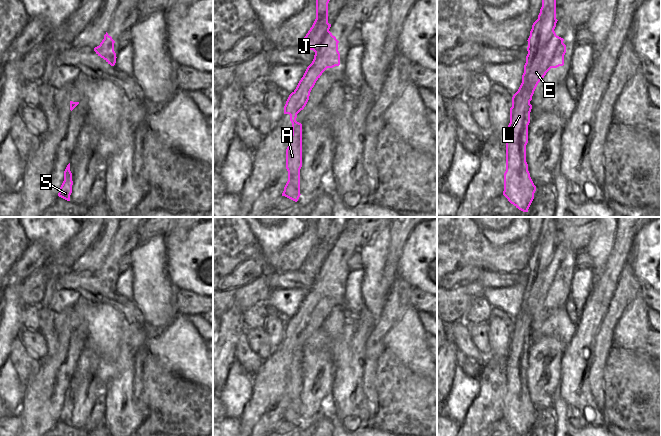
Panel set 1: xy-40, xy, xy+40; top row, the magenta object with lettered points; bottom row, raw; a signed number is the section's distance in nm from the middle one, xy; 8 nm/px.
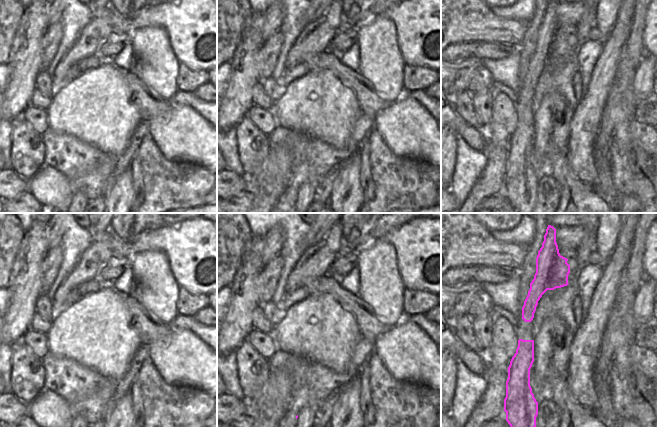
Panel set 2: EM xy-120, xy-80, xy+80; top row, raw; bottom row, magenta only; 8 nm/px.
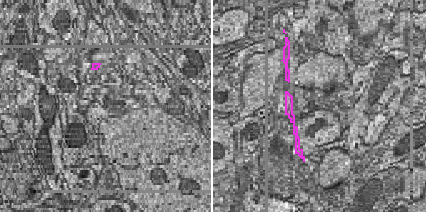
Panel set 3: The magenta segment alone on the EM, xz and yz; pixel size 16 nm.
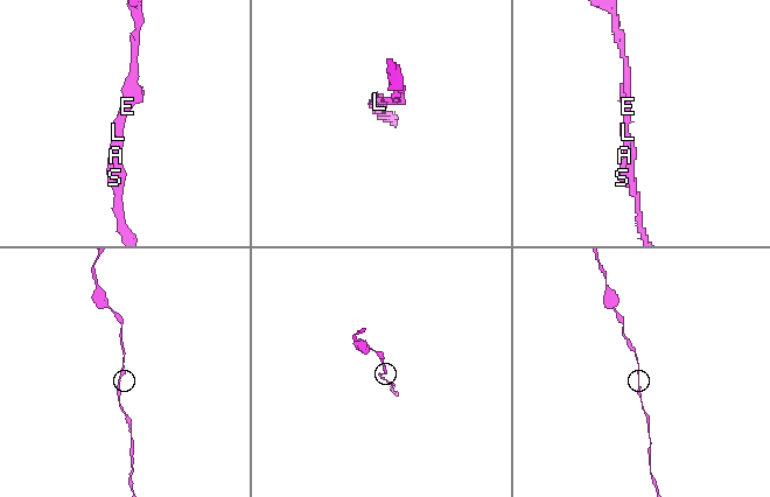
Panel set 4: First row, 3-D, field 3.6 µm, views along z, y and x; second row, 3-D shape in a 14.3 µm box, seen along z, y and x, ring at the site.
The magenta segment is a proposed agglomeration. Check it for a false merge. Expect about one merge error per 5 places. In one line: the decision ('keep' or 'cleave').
keep

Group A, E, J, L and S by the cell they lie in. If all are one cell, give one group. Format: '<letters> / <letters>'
A E J L S

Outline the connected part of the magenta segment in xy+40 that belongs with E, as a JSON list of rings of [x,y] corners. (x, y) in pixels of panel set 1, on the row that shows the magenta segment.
[[[542,0],[538,19],[533,23],[527,40],[528,54],[522,83],[512,97],[510,108],[503,195],[523,212],[528,212],[536,191],[526,162],[528,125],[532,109],[530,101],[546,73],[551,68],[564,65],[566,45],[563,43],[564,39],[554,31],[557,21],[556,0]]]

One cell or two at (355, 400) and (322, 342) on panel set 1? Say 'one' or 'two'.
two

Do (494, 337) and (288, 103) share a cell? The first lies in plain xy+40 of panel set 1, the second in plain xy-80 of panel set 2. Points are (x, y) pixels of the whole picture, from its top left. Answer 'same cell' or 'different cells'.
different cells

